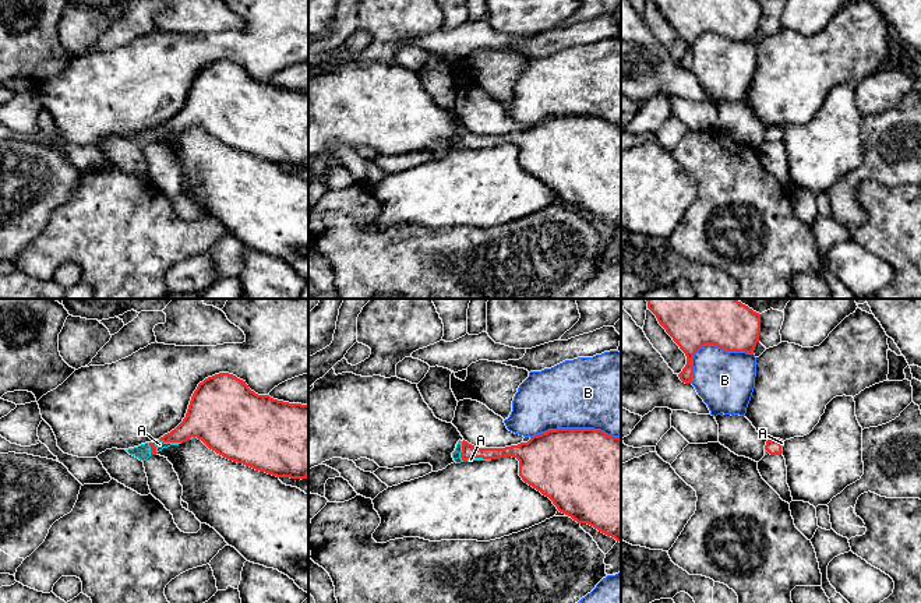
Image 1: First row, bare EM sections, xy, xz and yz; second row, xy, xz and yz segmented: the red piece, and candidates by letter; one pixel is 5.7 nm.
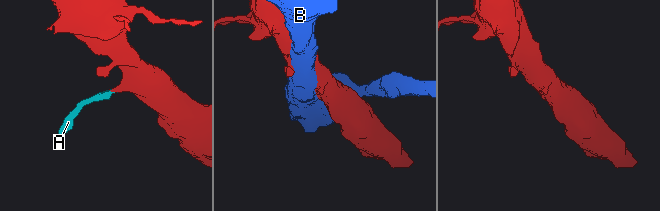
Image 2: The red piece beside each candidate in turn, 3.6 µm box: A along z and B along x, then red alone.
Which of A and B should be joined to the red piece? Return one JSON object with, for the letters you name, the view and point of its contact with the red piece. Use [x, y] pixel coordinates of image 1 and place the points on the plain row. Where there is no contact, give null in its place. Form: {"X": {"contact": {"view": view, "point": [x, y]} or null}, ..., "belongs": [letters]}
{"A": {"contact": {"view": "xy", "point": [170, 129]}}, "belongs": ["A"]}

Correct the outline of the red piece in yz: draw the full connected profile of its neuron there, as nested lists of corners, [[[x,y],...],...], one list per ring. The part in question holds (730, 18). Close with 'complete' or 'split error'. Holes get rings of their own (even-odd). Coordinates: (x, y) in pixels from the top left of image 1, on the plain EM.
[[[653,0],[659,11],[687,43],[687,52],[678,61],[680,67],[691,71],[694,42],[705,32],[714,32],[727,39],[754,40],[761,21],[759,0]]]; complete

